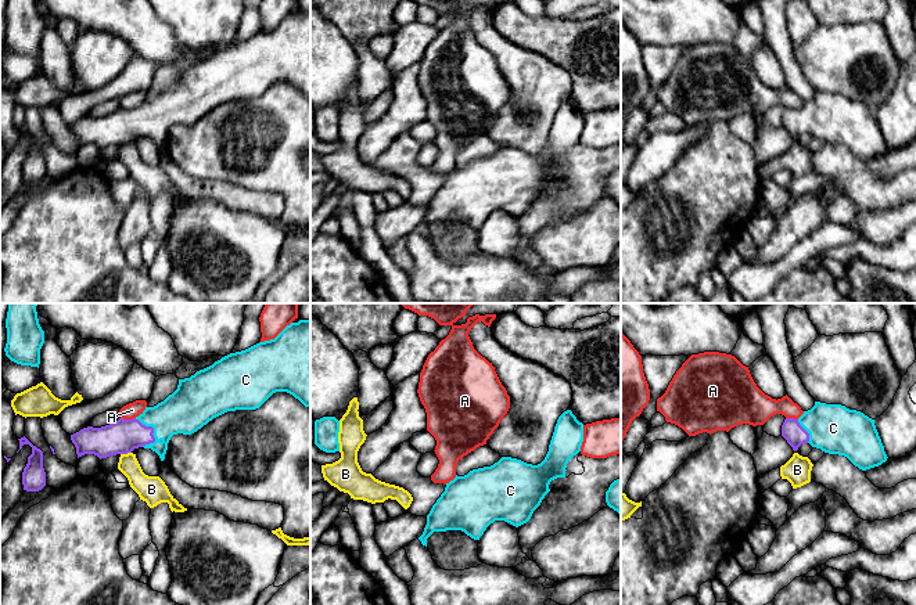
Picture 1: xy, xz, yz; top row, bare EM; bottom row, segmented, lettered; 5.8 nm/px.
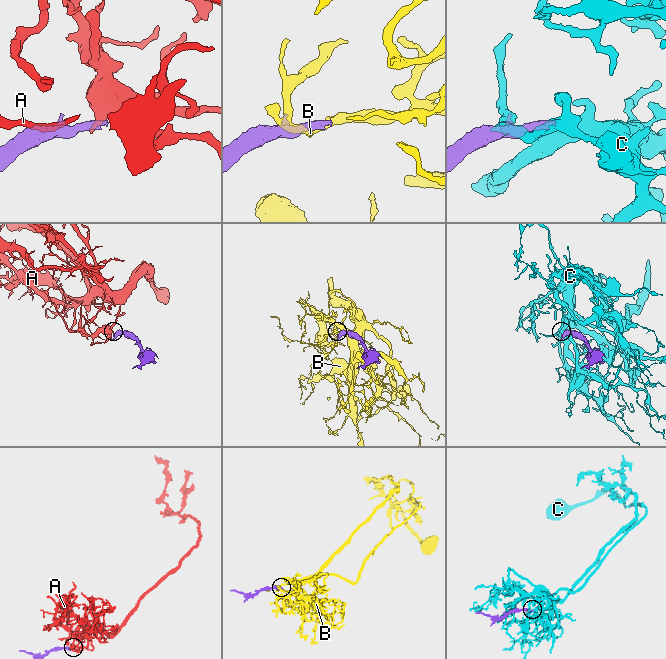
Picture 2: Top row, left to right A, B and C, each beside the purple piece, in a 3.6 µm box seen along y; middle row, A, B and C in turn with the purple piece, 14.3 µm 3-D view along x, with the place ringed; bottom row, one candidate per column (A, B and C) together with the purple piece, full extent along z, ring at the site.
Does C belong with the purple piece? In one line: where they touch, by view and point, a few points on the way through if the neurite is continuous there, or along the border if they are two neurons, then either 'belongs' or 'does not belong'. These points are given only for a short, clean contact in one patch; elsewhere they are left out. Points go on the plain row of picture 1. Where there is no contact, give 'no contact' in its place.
contact xy (151, 116); way xy (122, 126), (151, 116), (189, 97); belongs

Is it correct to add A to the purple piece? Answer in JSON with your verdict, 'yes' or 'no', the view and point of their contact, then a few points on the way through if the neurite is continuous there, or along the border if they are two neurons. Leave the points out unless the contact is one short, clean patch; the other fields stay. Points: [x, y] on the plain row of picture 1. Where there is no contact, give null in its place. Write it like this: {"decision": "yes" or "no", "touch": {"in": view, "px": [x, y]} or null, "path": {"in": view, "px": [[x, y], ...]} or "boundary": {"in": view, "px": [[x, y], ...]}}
{"decision": "no", "touch": {"in": "xy", "px": [128, 110]}, "boundary": {"in": "xy", "px": [[121, 107], [135, 108]]}}

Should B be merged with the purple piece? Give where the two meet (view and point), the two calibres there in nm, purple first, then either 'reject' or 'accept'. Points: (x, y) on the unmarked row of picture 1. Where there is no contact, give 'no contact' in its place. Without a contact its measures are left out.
meets purple in xy at (125, 143); 200 nm thick on the purple side, 140 nm on the other; reject

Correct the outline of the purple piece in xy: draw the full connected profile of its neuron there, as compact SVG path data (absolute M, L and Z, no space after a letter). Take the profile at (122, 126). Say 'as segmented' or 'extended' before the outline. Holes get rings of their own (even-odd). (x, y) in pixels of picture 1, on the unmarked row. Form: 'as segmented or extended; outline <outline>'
extended; outline M310 10L291 12L274 29L230 43L190 68L179 69L172 84L154 97L146 97L139 107L119 108L101 118L83 118L71 125L71 130L78 148L94 144L101 150L144 137L164 151L173 125L191 125L227 101L259 98L276 82L287 82L310 98Z

